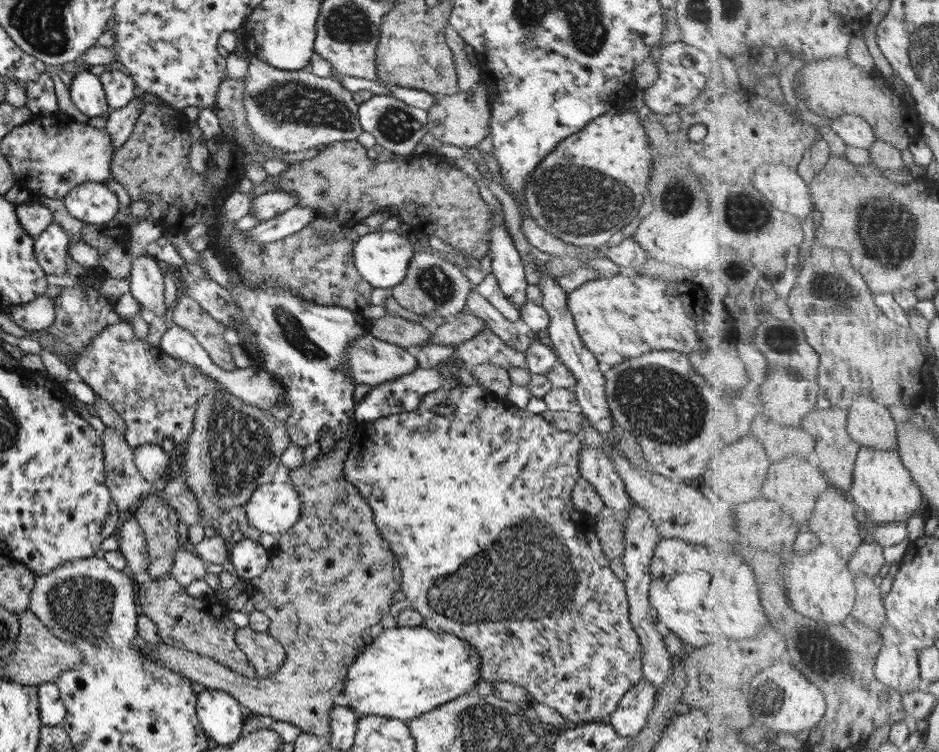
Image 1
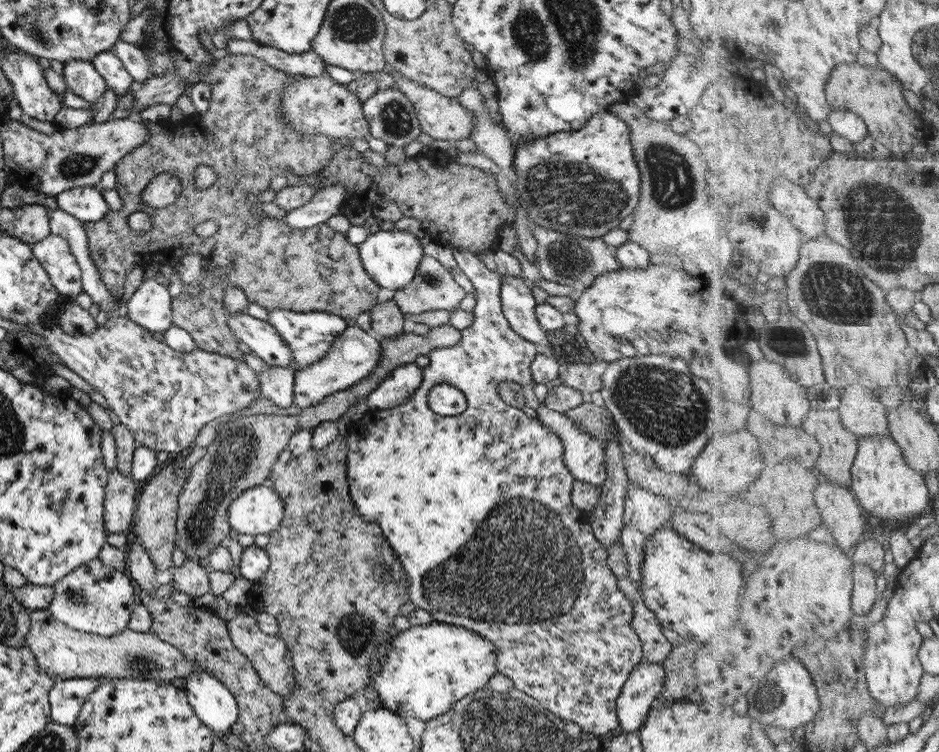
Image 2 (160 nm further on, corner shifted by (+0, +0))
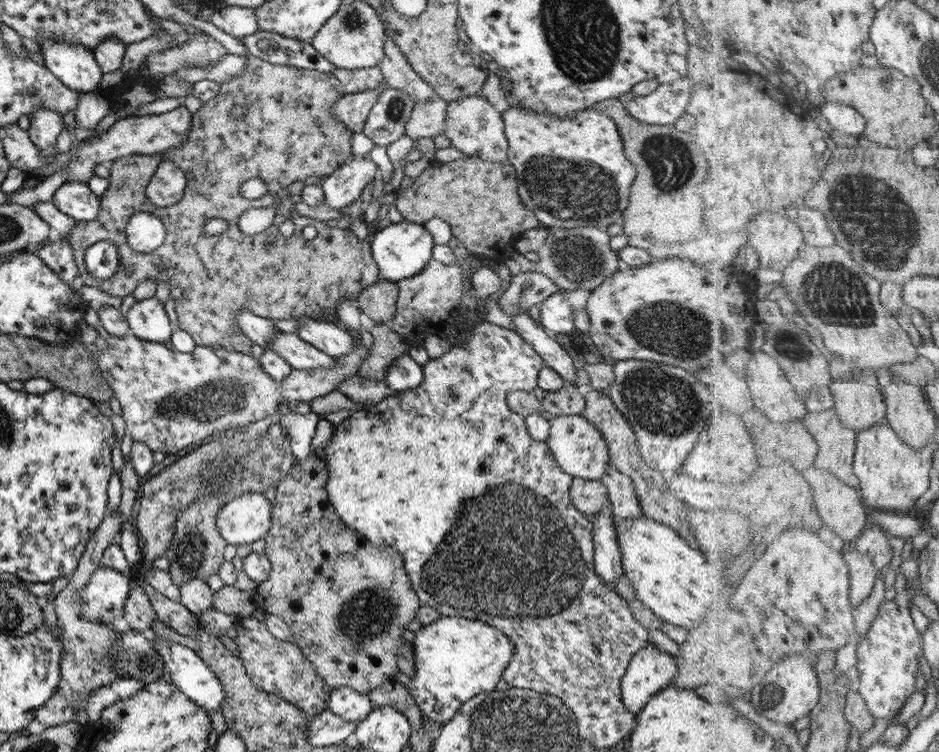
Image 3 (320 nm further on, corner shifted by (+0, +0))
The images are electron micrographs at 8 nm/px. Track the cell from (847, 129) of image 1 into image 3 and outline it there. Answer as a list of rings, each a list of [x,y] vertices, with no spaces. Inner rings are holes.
[[[825,102],[820,112],[838,133],[866,134],[866,118],[854,106],[842,102]]]

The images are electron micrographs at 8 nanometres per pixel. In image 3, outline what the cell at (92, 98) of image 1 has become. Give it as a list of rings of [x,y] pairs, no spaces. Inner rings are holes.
[[[47,39],[41,48],[44,67],[65,88],[79,94],[99,90],[102,73],[94,54],[86,46]]]

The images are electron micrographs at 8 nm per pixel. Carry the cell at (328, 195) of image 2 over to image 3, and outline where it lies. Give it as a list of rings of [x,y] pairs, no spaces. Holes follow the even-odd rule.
[[[353,156],[325,177],[322,188],[325,204],[333,210],[350,205],[365,188],[365,184],[378,177],[378,168],[369,156]]]

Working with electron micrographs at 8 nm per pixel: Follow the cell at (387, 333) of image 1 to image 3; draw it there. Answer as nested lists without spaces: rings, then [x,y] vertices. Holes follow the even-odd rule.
[[[378,275],[375,282],[366,286],[355,298],[355,303],[360,312],[366,314],[376,323],[390,320],[395,312],[398,288],[396,283]]]

